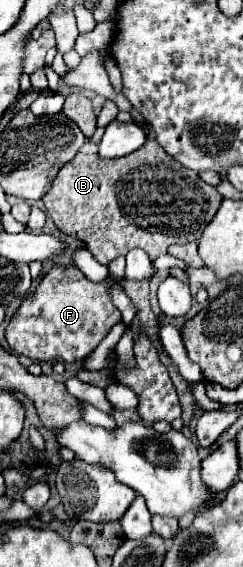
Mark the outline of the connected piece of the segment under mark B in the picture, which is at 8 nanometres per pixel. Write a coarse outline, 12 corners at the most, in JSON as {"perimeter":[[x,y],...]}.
{"perimeter":[[153,137],[87,141],[45,211],[103,265],[199,241],[223,197]]}

